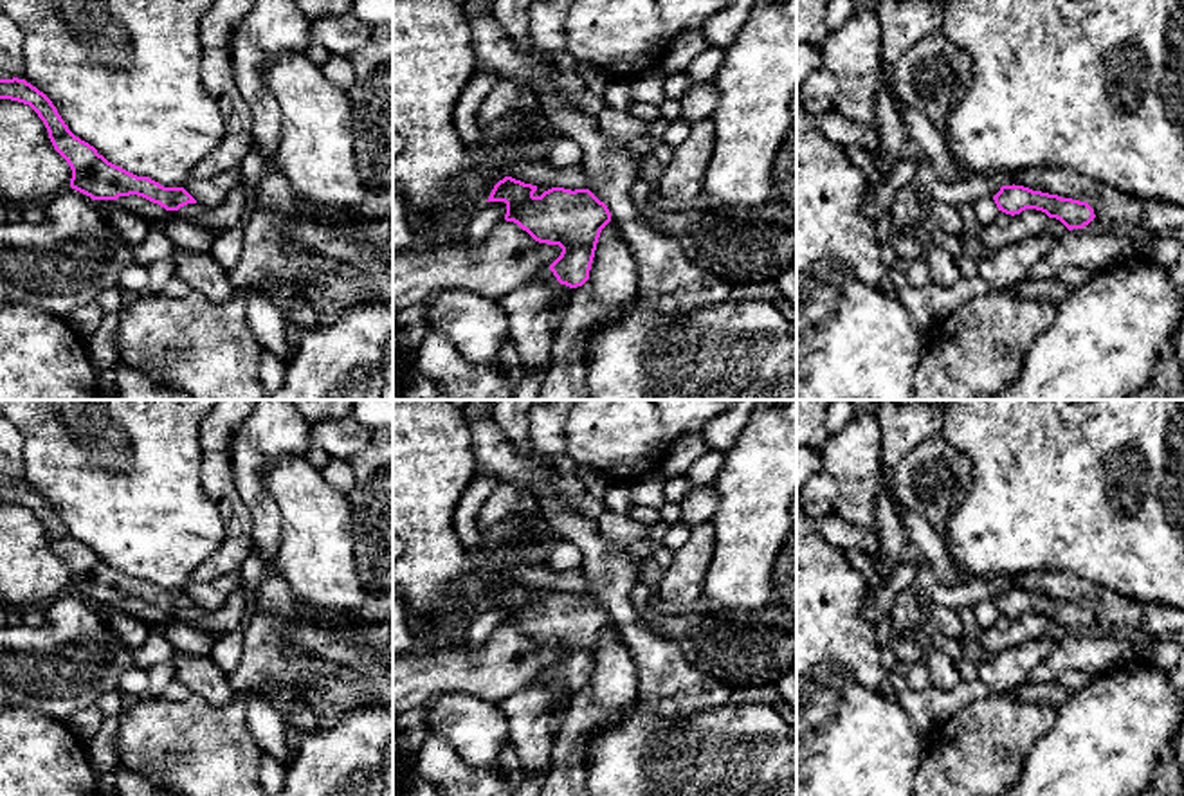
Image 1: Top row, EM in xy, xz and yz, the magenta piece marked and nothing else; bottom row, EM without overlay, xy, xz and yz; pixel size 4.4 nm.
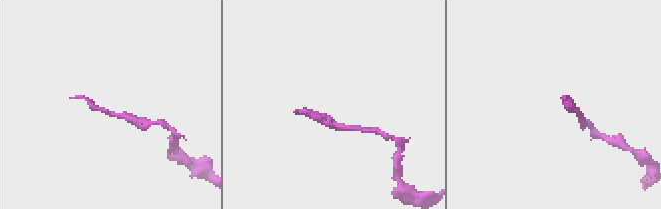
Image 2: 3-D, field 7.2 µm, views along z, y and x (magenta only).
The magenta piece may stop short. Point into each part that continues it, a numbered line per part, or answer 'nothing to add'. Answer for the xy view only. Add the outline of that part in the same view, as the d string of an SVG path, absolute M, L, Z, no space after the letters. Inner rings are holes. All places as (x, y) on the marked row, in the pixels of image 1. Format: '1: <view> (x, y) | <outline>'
nothing to add

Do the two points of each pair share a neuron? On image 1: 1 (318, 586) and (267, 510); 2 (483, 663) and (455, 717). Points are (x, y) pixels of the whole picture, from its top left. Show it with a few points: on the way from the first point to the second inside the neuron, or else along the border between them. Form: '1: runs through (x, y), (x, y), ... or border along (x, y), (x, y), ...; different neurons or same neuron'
1: border along (267, 490), (280, 514), (280, 573); different neurons
2: border along (428, 699), (435, 694), (471, 694), (496, 705); different neurons

